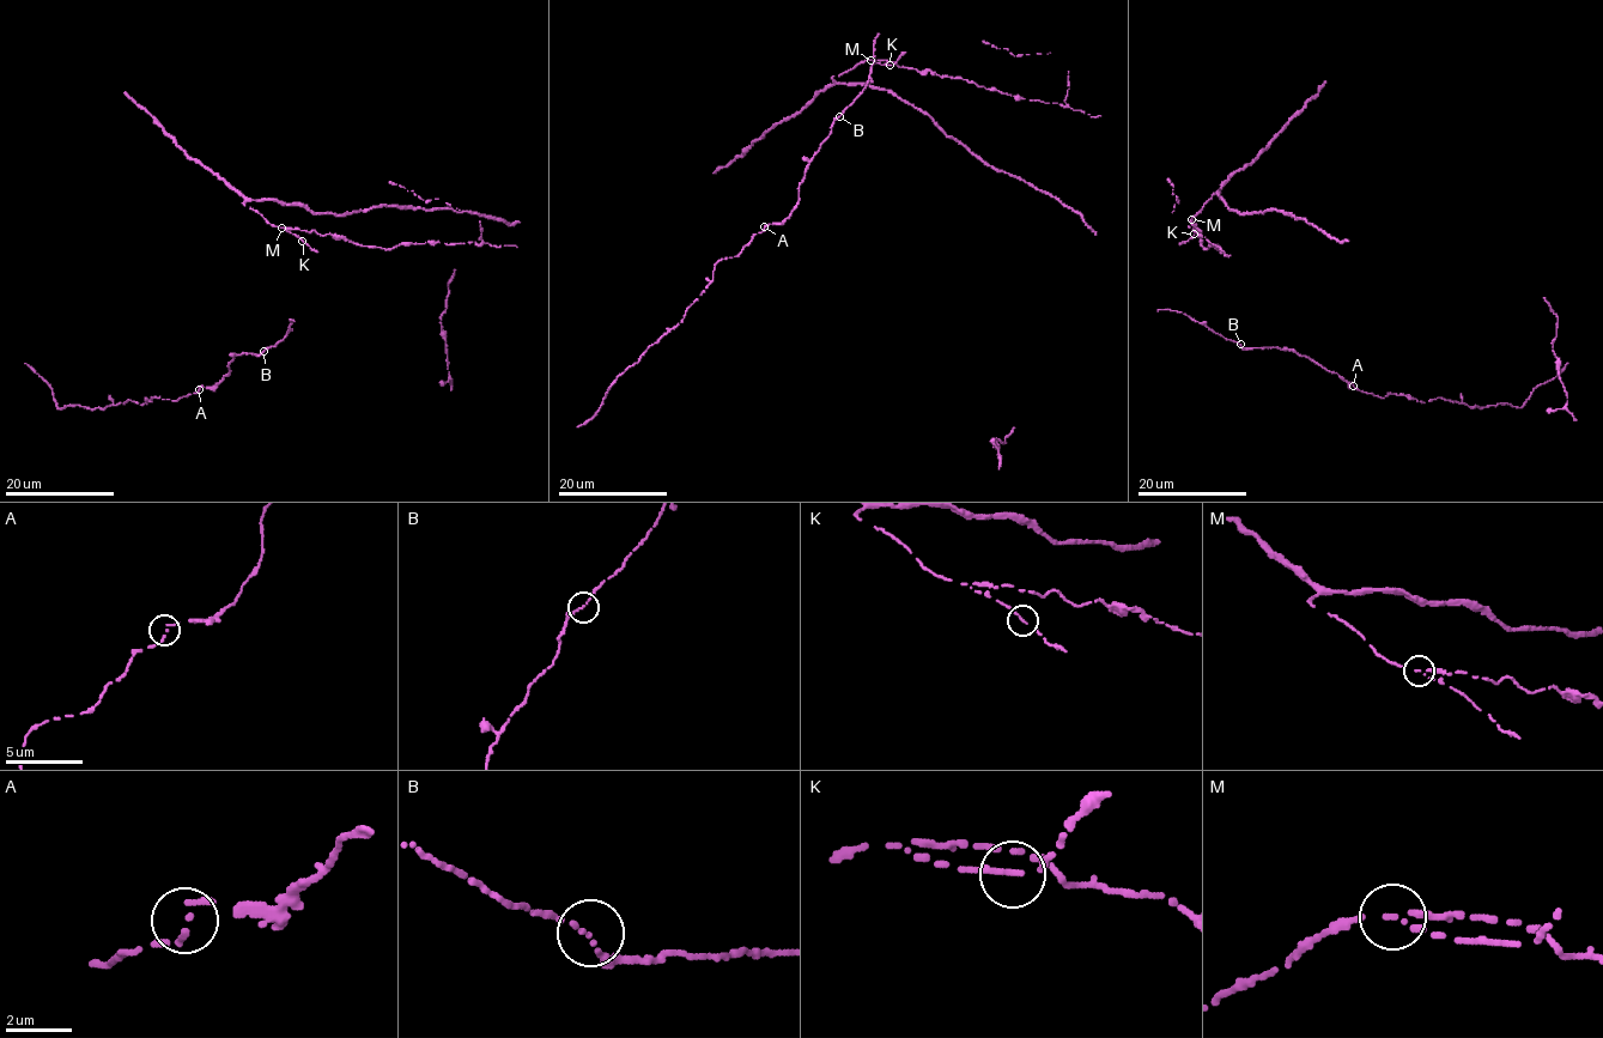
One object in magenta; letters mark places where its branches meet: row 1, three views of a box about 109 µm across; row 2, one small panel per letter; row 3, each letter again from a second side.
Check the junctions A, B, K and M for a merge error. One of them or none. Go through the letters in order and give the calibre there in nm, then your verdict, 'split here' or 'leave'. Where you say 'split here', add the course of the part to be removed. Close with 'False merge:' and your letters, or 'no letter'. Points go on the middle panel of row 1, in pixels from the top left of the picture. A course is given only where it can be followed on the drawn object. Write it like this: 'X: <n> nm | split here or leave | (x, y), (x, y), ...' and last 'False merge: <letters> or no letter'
A: 90 nm | leave
B: 120 nm | leave
K: 140 nm | leave
M: 100 nm | split here
False merge: M

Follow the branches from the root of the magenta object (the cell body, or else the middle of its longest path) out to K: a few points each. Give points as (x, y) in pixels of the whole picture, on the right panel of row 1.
K: (1201, 210), (1191, 217), (1194, 234)

